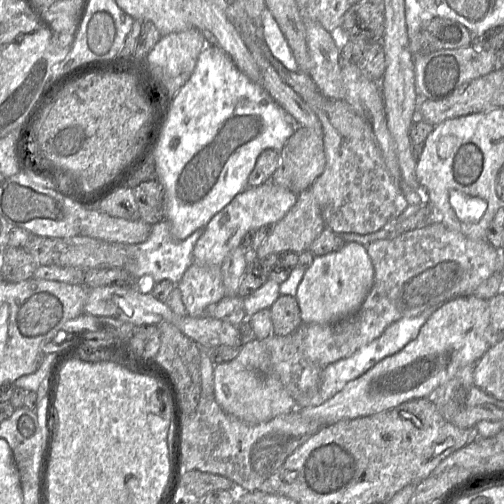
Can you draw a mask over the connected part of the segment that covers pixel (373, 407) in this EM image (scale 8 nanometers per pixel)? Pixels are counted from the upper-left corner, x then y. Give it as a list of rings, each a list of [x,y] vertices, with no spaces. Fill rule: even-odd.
[[[473,295],[447,300],[421,327],[418,336],[402,350],[379,361],[360,377],[318,406],[300,407],[303,416],[317,419],[322,426],[370,416],[404,402],[429,398],[463,367],[475,364],[491,347],[485,338],[490,325],[488,300]]]

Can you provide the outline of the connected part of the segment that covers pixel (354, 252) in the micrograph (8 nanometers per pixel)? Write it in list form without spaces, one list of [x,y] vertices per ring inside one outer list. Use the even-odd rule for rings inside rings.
[[[356,242],[343,245],[336,251],[315,256],[313,263],[305,270],[297,288],[295,298],[299,303],[301,319],[304,324],[326,324],[354,313],[363,303],[374,283],[374,267],[366,246]]]

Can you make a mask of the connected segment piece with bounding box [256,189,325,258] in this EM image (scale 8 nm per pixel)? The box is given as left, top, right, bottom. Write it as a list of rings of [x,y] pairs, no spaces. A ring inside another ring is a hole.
[[[310,189],[297,194],[297,200],[287,214],[269,228],[265,241],[256,250],[256,256],[263,258],[272,253],[295,252],[308,250],[311,243],[321,234],[325,227],[319,205]]]

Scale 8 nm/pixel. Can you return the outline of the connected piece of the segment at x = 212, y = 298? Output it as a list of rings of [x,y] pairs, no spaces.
[[[192,264],[176,285],[180,290],[186,314],[202,316],[206,309],[226,296],[222,270],[218,266]]]

